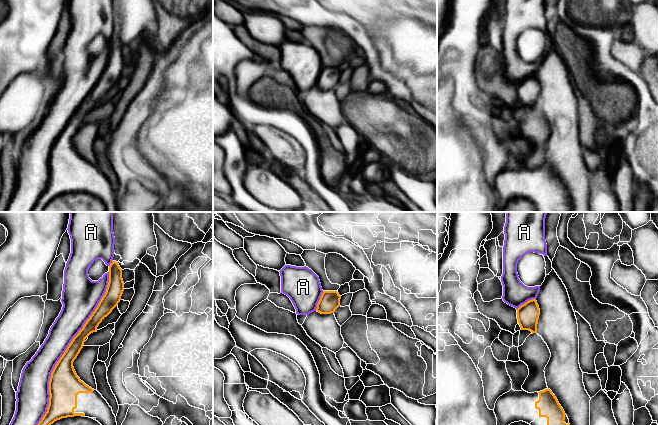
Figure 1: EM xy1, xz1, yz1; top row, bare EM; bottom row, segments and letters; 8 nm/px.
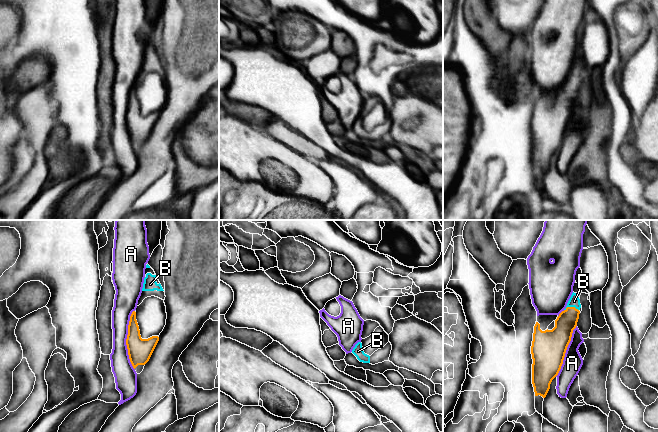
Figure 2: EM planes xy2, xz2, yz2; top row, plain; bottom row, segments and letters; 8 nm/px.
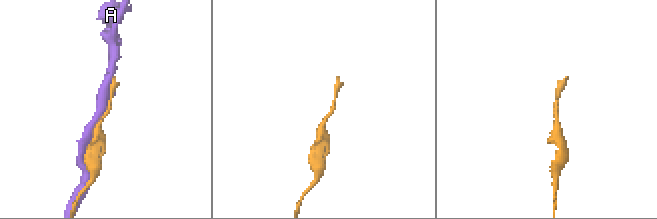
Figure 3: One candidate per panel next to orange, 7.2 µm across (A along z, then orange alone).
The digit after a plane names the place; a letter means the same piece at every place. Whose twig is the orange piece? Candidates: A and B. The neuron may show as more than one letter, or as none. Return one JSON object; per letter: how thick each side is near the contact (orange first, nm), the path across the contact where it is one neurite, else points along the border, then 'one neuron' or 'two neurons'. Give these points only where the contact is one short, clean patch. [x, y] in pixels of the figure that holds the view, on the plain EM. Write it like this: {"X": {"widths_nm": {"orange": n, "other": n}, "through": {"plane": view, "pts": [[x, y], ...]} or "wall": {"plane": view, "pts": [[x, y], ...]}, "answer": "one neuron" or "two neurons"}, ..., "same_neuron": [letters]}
{"A": {"widths_nm": {"orange": 240, "other": 220}, "answer": "two neurons"}, "B": {"widths_nm": {"orange": 180, "other": 90}, "through": {"plane": "yz2", "pts": [[560, 112], [570, 92], [571, 83], [574, 77]]}, "answer": "one neuron"}, "same_neuron": ["B"]}

